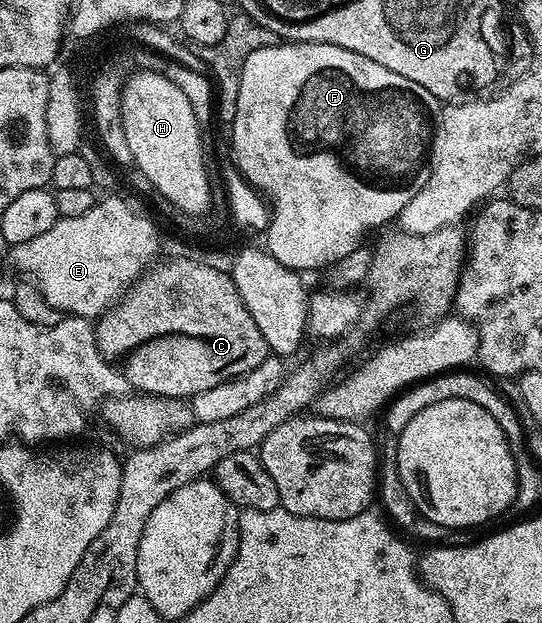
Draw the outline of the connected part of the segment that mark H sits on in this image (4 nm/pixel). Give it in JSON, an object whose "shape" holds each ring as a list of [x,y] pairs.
{"shape":[[[161,75],[127,78],[121,91],[121,127],[129,141],[135,168],[152,181],[152,188],[188,214],[209,212],[206,167],[201,164],[201,126],[193,122],[190,103]]]}

